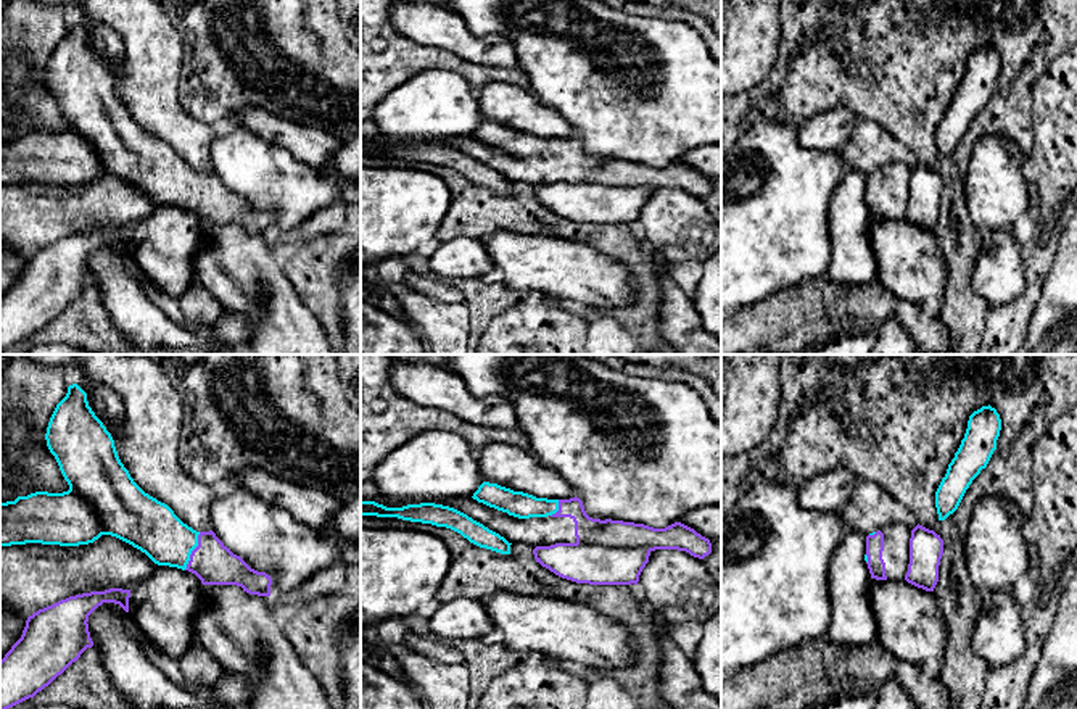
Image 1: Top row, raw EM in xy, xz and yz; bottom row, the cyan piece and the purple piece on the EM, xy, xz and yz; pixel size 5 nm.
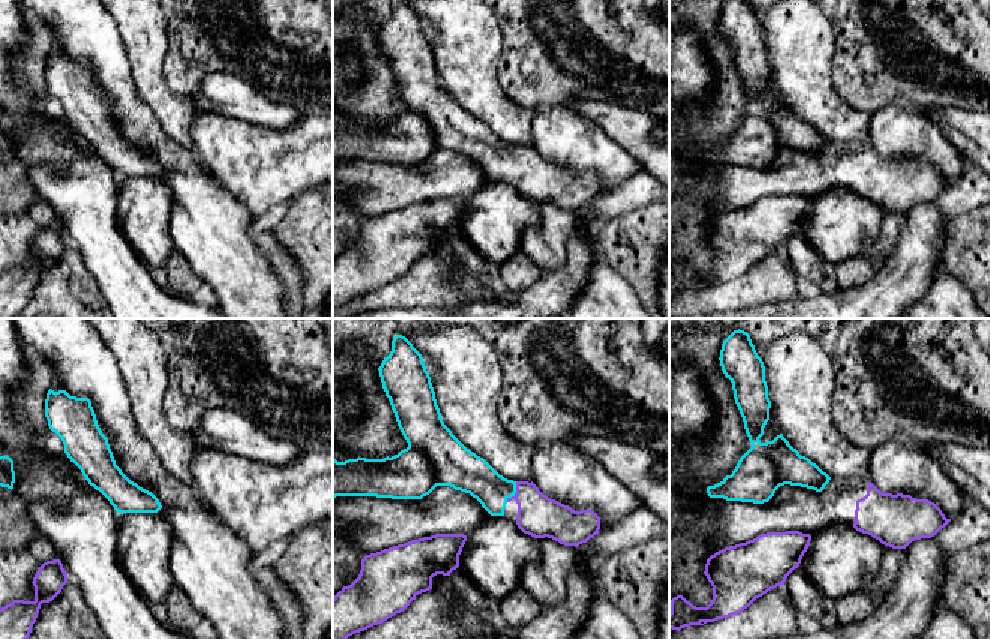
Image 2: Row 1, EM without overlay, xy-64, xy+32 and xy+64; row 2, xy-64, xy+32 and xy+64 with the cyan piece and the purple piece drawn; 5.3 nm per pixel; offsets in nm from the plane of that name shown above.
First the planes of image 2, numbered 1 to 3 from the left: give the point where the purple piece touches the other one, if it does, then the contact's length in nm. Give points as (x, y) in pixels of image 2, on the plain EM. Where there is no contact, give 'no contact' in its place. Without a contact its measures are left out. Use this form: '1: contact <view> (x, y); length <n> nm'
1: no contact
2: contact xy+32 (515, 156); length 130 nm
3: no contact

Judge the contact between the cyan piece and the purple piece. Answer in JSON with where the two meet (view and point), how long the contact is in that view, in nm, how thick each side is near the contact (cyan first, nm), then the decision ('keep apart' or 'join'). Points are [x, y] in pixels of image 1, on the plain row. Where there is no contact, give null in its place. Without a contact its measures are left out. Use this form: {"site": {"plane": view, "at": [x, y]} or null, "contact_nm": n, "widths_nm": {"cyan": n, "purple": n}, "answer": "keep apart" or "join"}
{"site": {"plane": "xy", "at": [192, 189]}, "contact_nm": 200, "widths_nm": {"cyan": 260, "purple": 200}, "answer": "join"}

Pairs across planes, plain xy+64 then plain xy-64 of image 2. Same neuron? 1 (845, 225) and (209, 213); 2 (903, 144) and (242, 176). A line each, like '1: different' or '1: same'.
1: different
2: same

